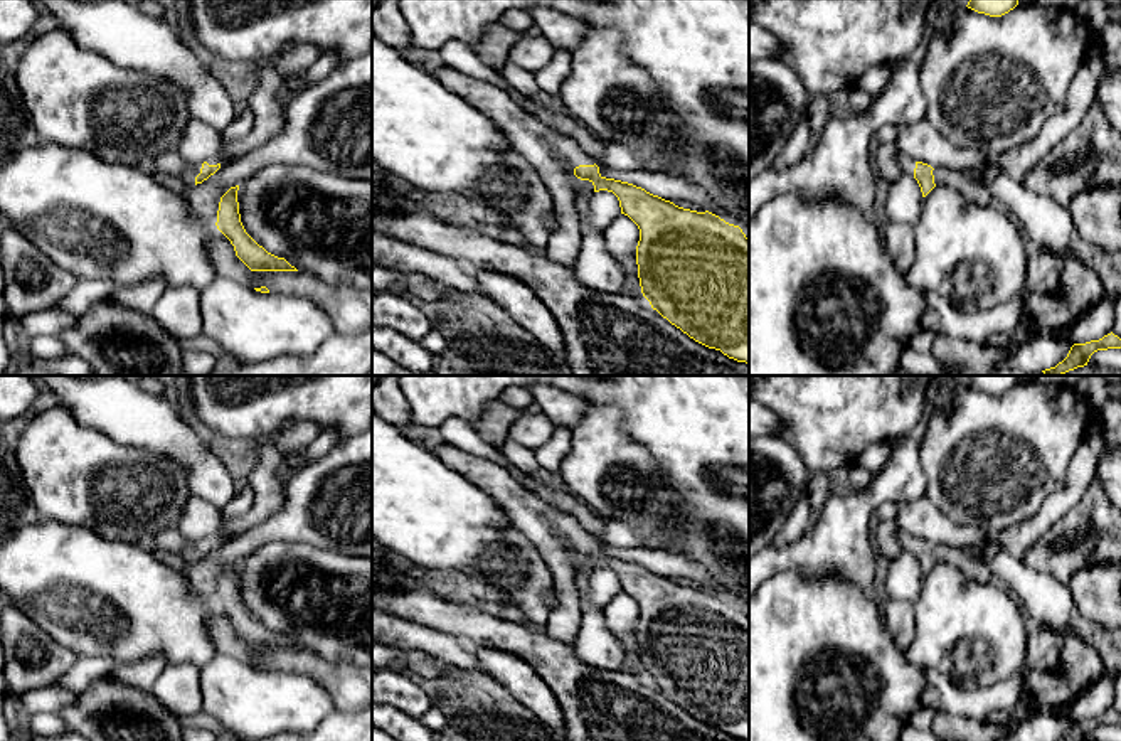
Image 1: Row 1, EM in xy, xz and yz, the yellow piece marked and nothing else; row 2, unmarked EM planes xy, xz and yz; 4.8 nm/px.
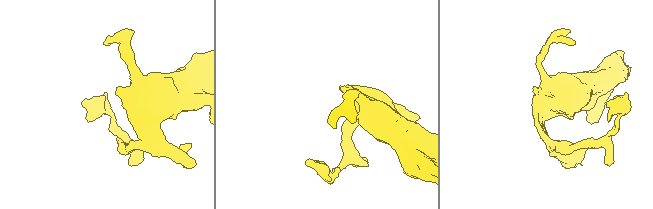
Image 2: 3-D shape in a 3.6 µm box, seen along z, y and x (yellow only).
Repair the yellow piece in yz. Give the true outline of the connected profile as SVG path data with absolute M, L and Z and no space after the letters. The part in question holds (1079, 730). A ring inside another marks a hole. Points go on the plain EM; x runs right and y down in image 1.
M1113 709L1099 717L1091 717L1086 721L1074 721L1067 734L1059 741L1087 741L1091 733L1097 728L1121 726L1121 716Z

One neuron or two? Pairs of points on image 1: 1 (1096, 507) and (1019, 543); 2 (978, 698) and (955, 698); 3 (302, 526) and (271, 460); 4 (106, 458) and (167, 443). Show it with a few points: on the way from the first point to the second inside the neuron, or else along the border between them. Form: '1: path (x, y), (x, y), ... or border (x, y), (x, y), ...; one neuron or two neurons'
1: border (1078, 502), (1022, 558); two neurons
2: path (973, 698), (960, 698); one neuron
3: border (286, 480), (283, 502), (263, 522); two neurons
4: border (108, 435), (120, 443), (164, 453), (180, 465); two neurons

